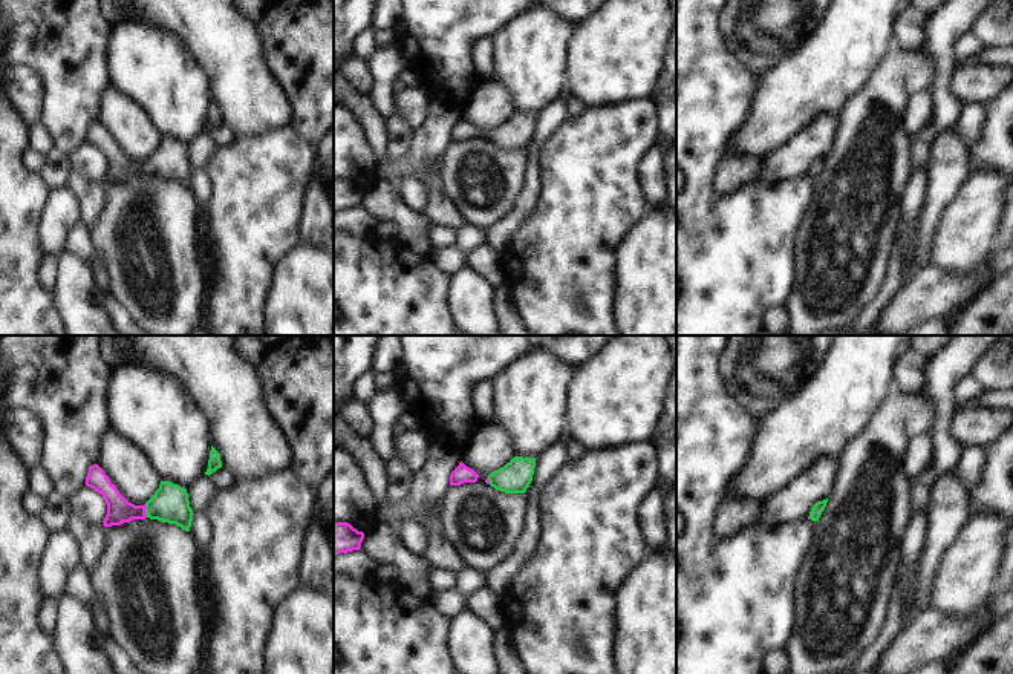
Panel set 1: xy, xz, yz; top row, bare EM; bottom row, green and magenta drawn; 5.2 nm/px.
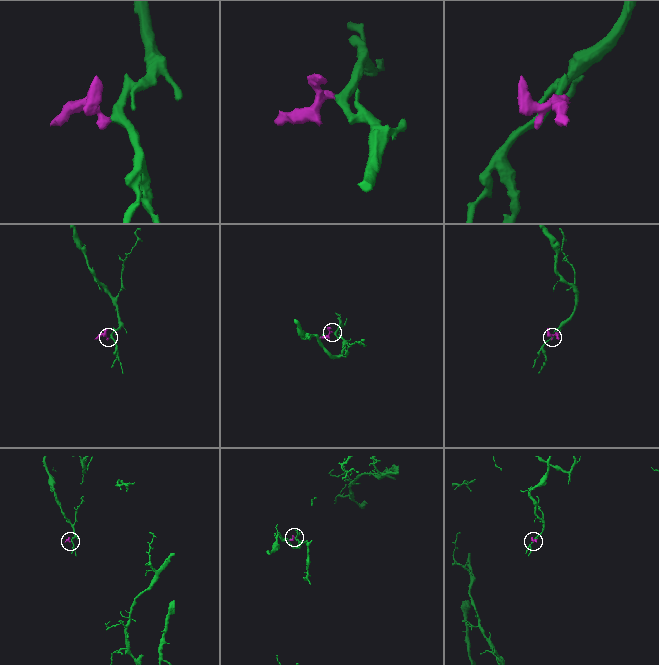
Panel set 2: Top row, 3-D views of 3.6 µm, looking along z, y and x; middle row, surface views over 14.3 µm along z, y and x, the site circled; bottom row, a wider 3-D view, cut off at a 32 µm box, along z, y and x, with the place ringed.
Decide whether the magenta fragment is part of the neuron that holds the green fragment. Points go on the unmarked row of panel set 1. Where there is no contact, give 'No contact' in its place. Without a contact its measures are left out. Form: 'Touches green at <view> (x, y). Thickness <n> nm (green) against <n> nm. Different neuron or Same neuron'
Touches green at xy (146, 167). Thickness 190 nm (green) against 140 nm. Same neuron

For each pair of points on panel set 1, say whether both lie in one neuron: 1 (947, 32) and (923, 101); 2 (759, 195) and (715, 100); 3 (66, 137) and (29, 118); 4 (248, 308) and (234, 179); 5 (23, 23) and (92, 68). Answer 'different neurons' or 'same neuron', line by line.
1: different neurons
2: same neuron
3: different neurons
4: same neuron
5: same neuron

